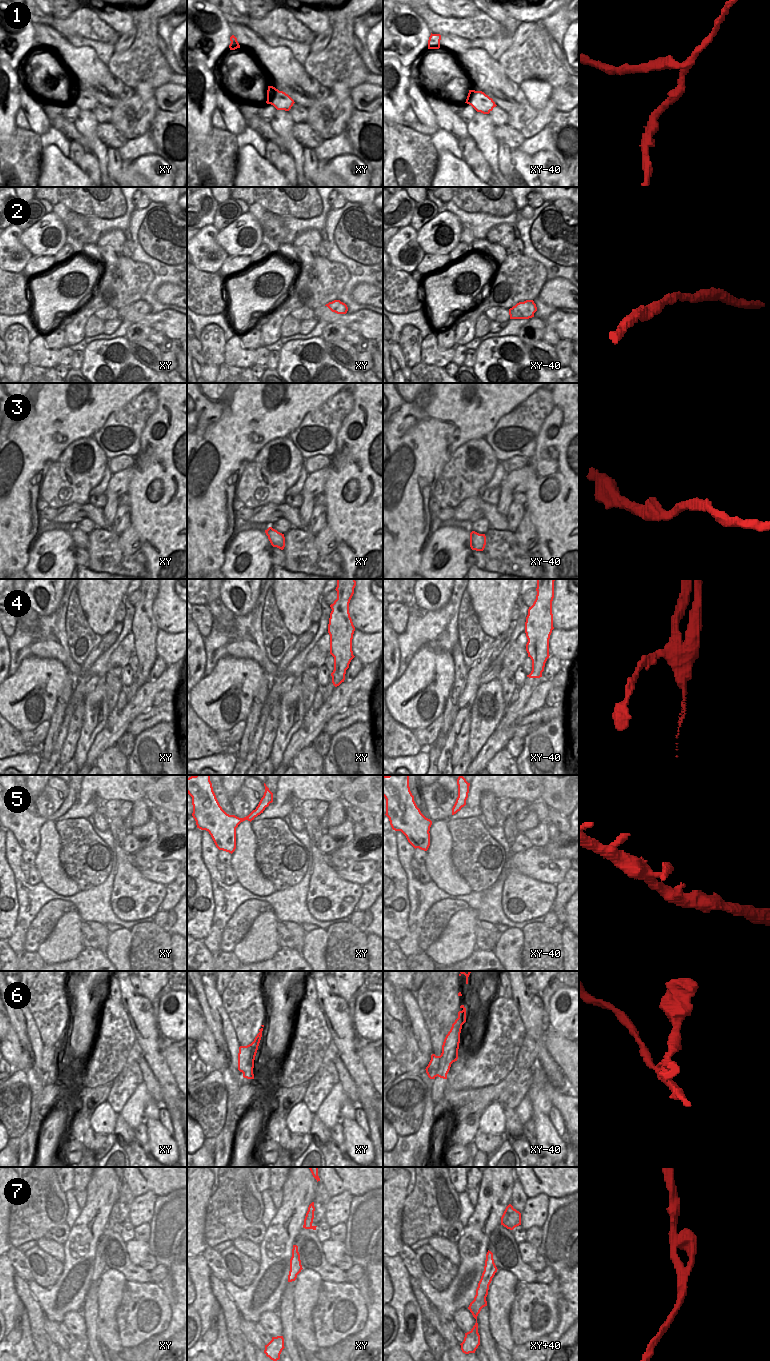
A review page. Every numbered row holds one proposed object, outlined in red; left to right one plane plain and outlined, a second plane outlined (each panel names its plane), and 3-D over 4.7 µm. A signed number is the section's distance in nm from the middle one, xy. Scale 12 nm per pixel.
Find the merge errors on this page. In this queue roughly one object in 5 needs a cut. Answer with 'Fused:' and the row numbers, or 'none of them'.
Fused: 1, 4, 6

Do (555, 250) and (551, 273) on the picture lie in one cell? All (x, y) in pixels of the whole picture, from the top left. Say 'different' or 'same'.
different

